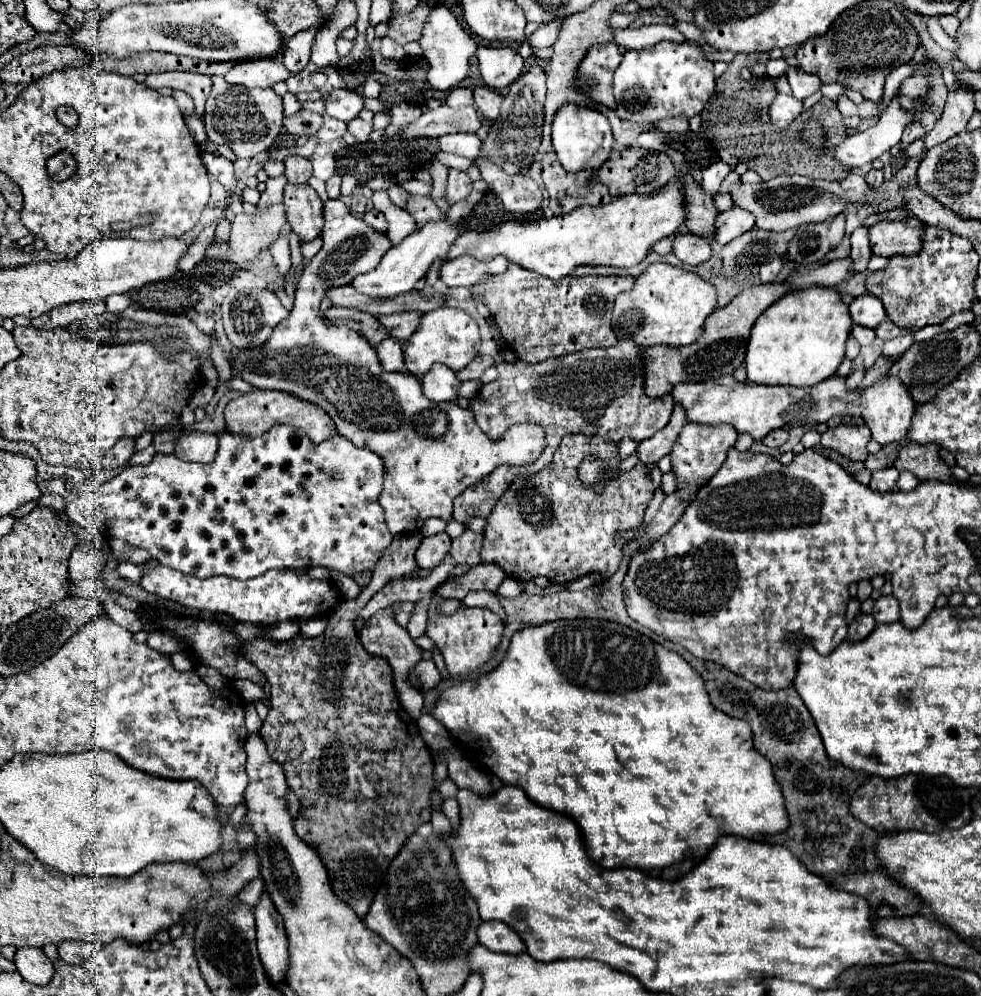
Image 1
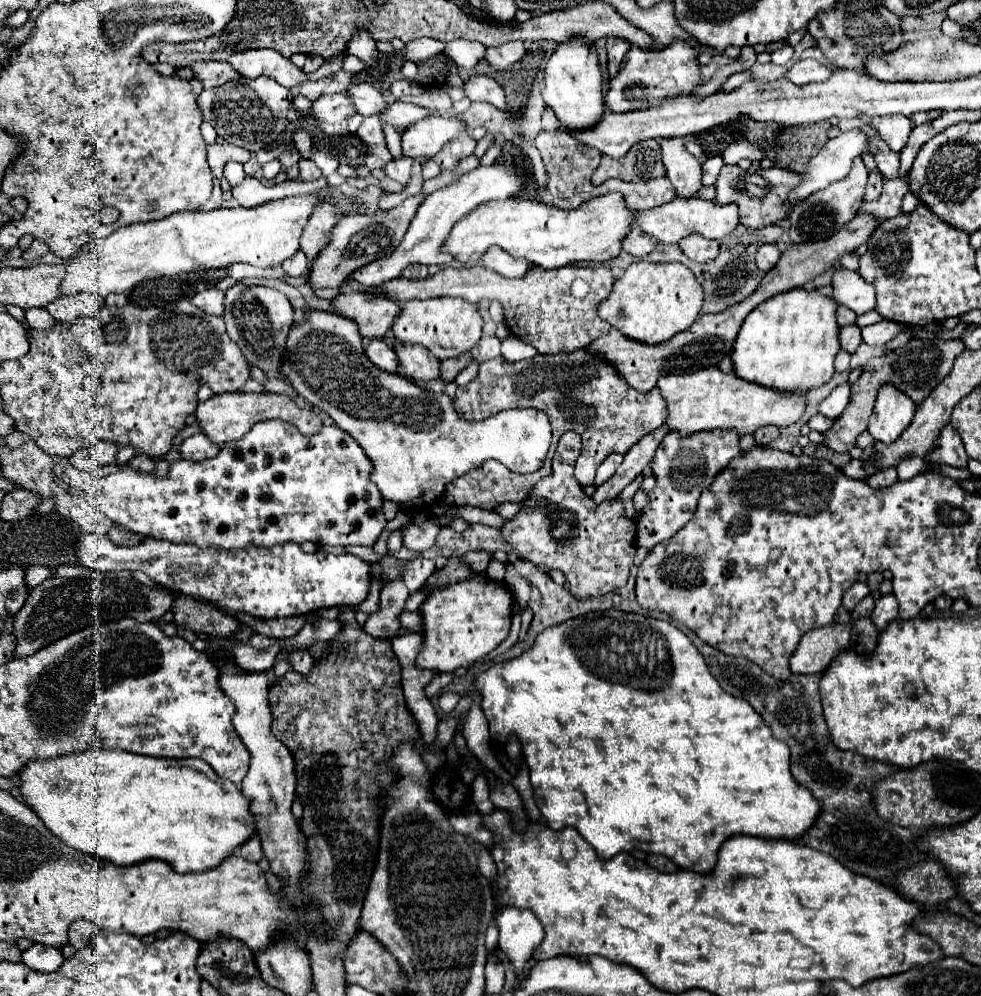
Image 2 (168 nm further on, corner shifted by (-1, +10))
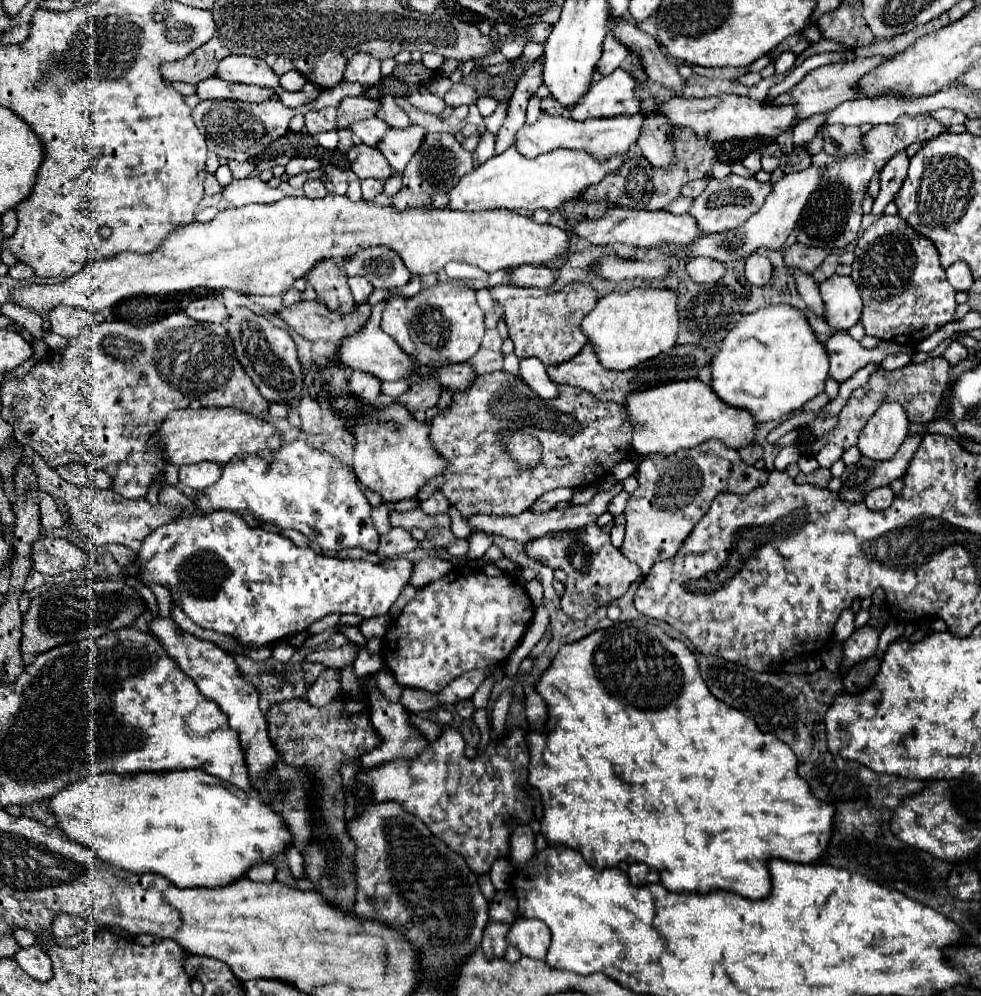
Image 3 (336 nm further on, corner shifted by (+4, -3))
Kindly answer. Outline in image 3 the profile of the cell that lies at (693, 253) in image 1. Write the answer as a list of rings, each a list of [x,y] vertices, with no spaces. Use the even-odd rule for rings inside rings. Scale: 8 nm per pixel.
[[[693,258],[687,262],[687,274],[697,284],[715,284],[725,274],[725,264],[711,258]]]

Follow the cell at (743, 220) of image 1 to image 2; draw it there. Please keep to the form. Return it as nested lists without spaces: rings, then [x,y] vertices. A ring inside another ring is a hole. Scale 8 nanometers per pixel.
[[[676,197],[674,201],[660,205],[656,209],[638,211],[634,223],[636,223],[634,227],[652,235],[660,243],[678,243],[680,239],[688,237],[690,233],[700,233],[706,239],[722,239],[740,225],[740,219],[738,219],[736,205],[716,205],[716,201],[704,201],[698,197],[696,199]]]

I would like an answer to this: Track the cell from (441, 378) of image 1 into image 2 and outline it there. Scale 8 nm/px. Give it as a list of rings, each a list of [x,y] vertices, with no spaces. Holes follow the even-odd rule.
[[[394,341],[392,347],[406,377],[414,379],[416,383],[428,383],[440,377],[440,359],[432,357],[432,353],[428,353],[428,349],[424,349],[422,345],[402,345]]]

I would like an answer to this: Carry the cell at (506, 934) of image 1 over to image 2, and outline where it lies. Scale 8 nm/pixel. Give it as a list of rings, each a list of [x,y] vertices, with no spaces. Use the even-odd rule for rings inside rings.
[[[516,907],[498,909],[494,921],[500,933],[498,945],[518,977],[524,971],[524,965],[530,961],[534,949],[544,939],[544,929],[532,911]]]

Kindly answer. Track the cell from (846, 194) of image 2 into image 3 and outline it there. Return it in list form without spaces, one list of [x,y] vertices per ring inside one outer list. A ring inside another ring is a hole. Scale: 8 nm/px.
[[[919,114],[919,118],[897,118],[895,126],[875,126],[867,134],[863,134],[863,146],[867,146],[865,154],[851,154],[851,158],[833,158],[833,162],[825,166],[827,178],[807,200],[803,214],[797,222],[797,230],[799,230],[797,242],[805,246],[819,246],[829,250],[833,248],[841,250],[847,244],[851,244],[859,232],[859,224],[863,216],[861,204],[873,174],[879,172],[893,154],[905,150],[909,144],[933,140],[945,130],[947,126],[943,126],[931,114]]]

